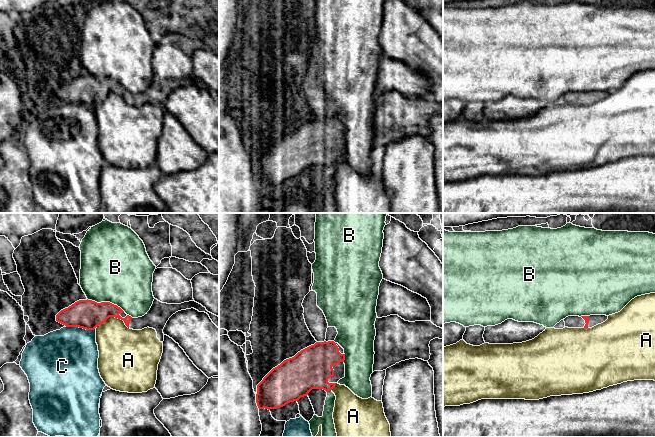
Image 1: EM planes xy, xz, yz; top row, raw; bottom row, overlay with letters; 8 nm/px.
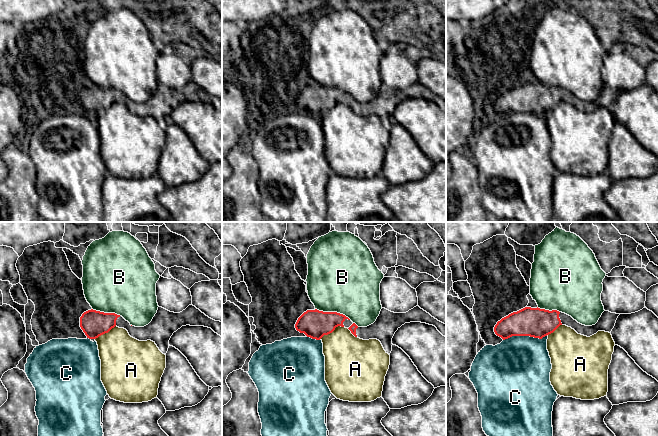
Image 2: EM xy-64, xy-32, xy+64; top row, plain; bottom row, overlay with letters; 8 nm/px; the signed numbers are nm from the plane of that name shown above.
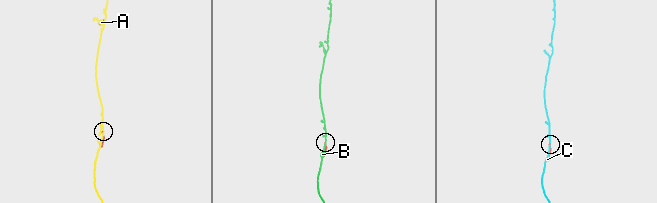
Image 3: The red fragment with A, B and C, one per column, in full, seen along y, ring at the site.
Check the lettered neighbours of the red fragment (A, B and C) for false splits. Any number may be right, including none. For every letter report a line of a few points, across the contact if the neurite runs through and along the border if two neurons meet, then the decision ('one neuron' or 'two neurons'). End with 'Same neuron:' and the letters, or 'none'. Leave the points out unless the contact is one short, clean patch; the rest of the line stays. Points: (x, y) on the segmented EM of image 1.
A: two neurons
B: two neurons
C: two neurons
Same neuron: none

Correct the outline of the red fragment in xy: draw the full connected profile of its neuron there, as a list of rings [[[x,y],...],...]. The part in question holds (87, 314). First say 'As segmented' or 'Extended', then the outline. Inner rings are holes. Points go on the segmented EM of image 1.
Extended. [[[88,299],[79,300],[68,308],[61,310],[56,315],[56,321],[66,327],[94,330],[97,326],[105,323],[109,317],[115,317],[123,320],[125,325],[133,330],[142,330],[147,327],[155,329],[157,338],[163,343],[163,329],[169,318],[178,311],[191,308],[207,313],[212,322],[219,328],[219,317],[208,312],[205,307],[195,301],[167,304],[157,299],[154,299],[150,310],[144,316],[138,318],[132,318],[120,307],[110,302],[97,303]]]

